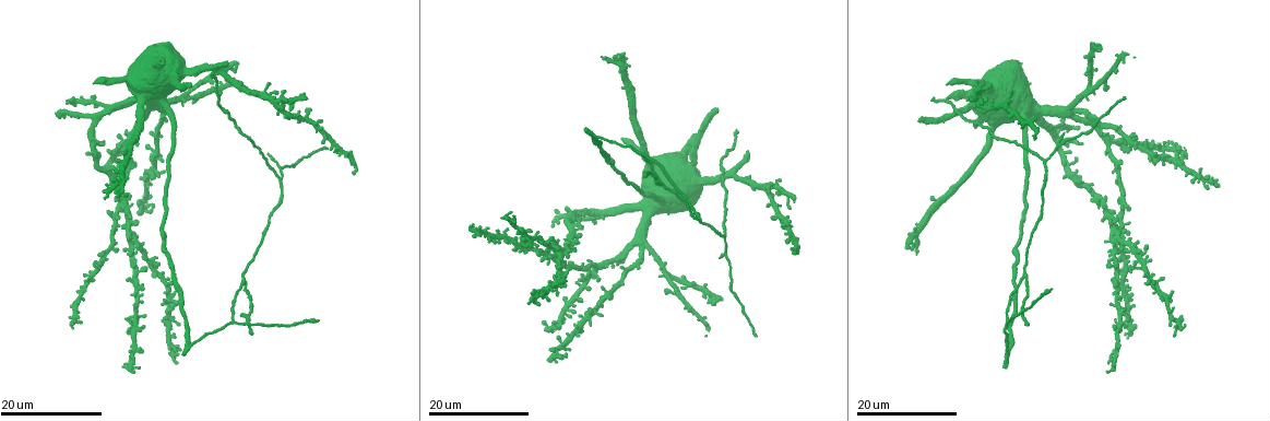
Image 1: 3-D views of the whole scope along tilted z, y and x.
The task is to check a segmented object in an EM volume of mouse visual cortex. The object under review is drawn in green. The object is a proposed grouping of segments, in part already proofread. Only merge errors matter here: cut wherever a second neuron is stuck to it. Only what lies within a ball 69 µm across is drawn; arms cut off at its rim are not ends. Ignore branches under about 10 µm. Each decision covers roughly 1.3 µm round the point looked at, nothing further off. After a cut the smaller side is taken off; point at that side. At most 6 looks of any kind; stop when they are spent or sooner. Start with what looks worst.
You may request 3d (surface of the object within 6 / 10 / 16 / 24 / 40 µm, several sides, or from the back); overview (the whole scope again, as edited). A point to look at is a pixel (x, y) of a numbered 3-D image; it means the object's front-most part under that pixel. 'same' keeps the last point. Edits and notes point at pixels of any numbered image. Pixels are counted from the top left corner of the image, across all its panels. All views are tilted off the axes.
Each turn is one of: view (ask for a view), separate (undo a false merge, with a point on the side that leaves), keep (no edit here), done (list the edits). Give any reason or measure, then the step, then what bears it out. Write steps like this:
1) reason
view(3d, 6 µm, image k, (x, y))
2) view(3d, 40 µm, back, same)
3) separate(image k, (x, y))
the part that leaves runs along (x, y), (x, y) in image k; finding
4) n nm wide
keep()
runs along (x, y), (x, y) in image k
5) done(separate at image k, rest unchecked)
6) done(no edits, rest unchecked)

three-way junction
view(3d, 16 µm, image 1, (233, 322))

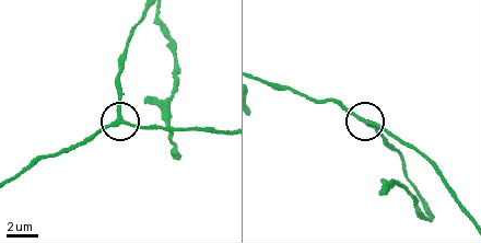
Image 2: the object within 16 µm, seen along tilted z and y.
view(3d, 6 µm, image 2, (121, 117))

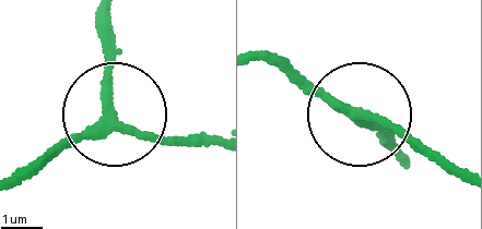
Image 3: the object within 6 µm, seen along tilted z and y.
3 arms
keep()
runs along (265, 55), (388, 124), (422, 157) in image 3; all the same neuron

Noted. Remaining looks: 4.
arms part here
view(3d, 16 µm, image 1, (1046, 161))

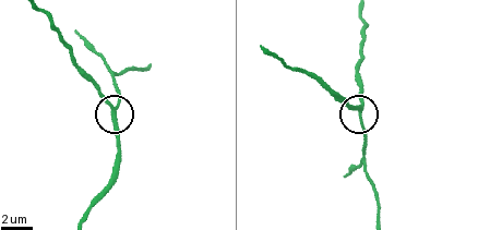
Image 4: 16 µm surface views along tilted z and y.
closer look
view(3d, 6 µm, image 4, (113, 111))

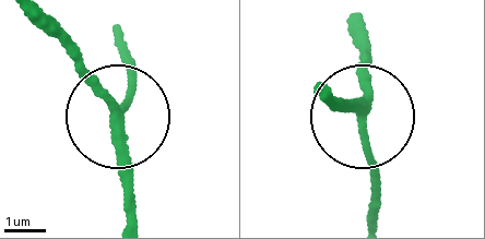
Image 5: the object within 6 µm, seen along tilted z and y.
220 nm wide
keep()
runs along (321, 94), (365, 114), (381, 194) in image 5; all the same neuron

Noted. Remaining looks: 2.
two arms in line, one across
view(3d, 16 µm, image 1, (727, 257))

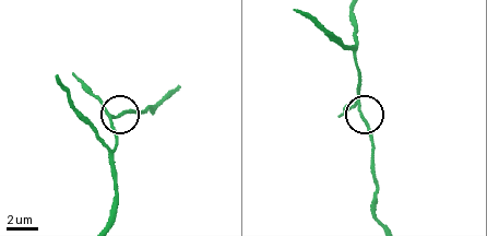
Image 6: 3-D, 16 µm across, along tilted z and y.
closer look
view(3d, 10 µm, image 6, (359, 112))

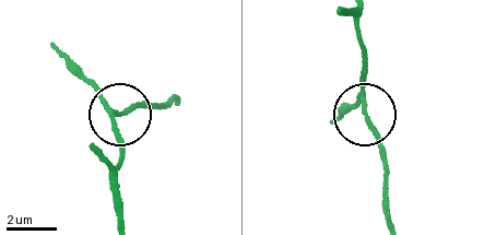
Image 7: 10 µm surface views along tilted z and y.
3 arms
keep()
runs along (117, 219), (118, 116), (151, 105) in image 7; all the same neuron

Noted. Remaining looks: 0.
done(no edits, rest unchecked)

